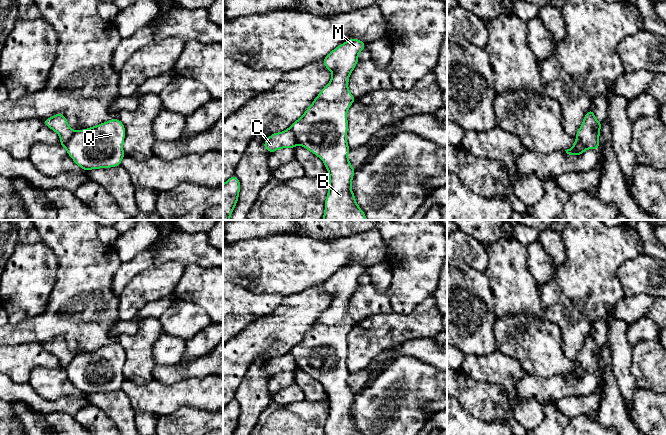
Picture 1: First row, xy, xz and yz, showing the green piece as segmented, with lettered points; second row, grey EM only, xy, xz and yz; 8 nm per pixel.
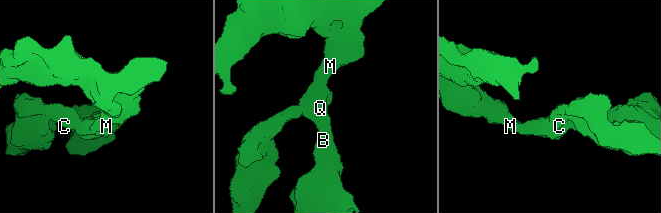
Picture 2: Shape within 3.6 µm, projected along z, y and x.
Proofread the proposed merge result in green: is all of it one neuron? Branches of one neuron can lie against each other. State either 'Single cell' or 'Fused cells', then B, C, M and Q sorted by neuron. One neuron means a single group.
Fused cells. Groups: B M Q / C

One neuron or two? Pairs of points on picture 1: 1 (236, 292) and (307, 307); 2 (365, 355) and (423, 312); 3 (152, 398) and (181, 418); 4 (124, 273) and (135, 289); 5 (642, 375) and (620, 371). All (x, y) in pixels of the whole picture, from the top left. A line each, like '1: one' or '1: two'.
1: two
2: one
3: two
4: two
5: two

